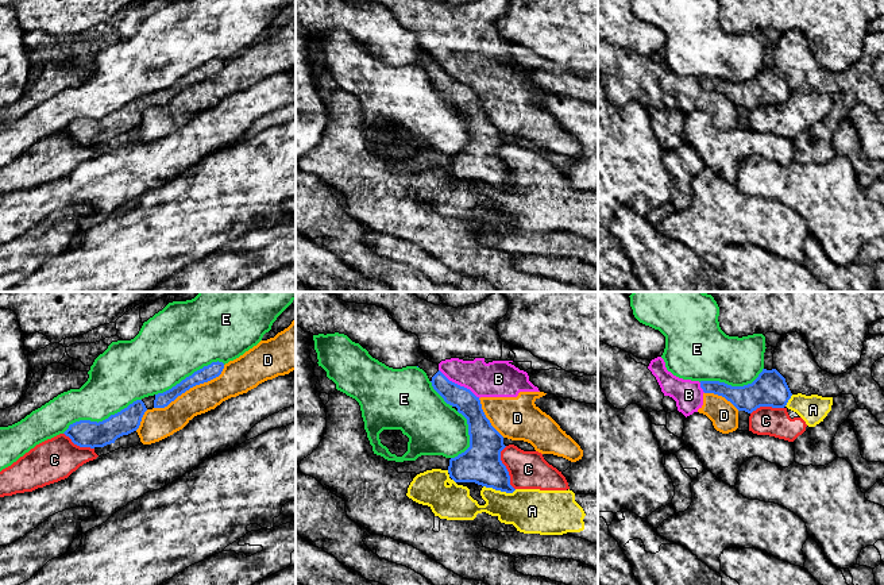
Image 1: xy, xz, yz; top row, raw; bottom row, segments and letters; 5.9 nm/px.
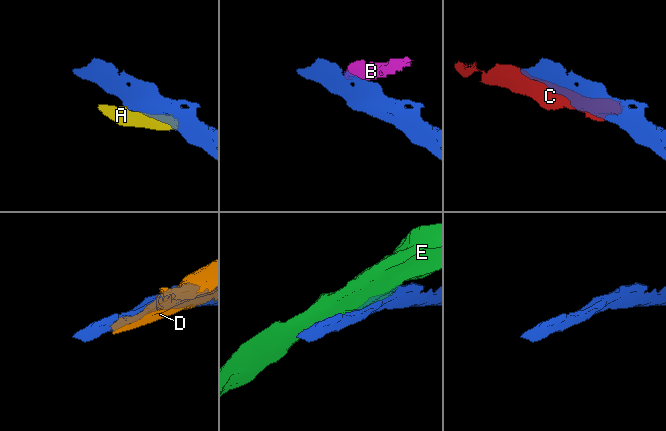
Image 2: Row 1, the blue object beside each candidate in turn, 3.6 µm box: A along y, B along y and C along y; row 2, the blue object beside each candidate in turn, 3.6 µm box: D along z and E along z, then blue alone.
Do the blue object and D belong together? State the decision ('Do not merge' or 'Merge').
Do not merge

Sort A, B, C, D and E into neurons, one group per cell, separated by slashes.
A C / B D / E

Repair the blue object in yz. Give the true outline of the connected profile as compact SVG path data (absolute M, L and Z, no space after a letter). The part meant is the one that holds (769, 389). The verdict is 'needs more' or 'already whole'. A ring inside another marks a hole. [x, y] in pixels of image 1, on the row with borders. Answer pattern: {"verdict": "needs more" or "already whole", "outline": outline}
{"verdict": "already whole", "outline": "M767 370L748 385L731 386L719 381L700 381L705 393L725 397L738 411L752 413L760 407L784 408L792 393L785 378L776 370Z"}

